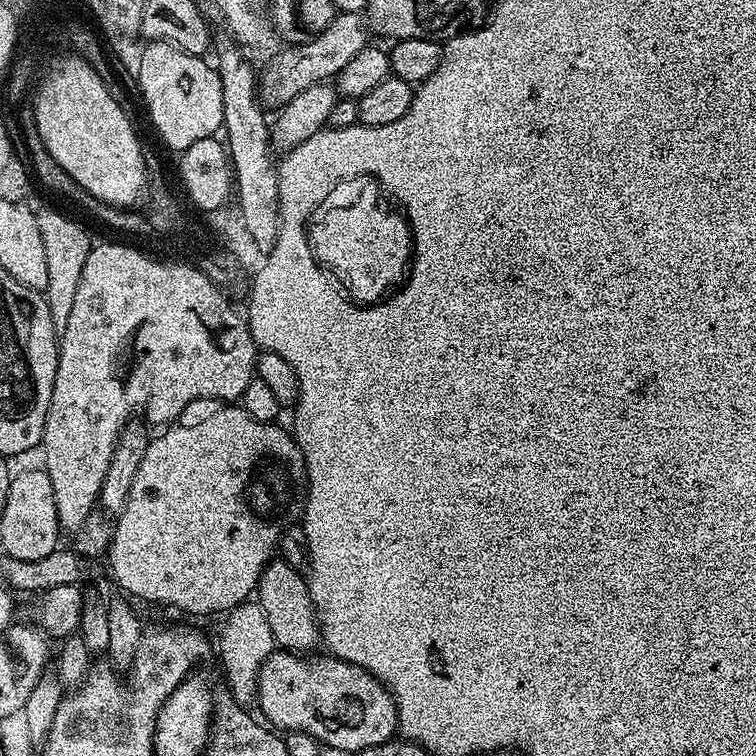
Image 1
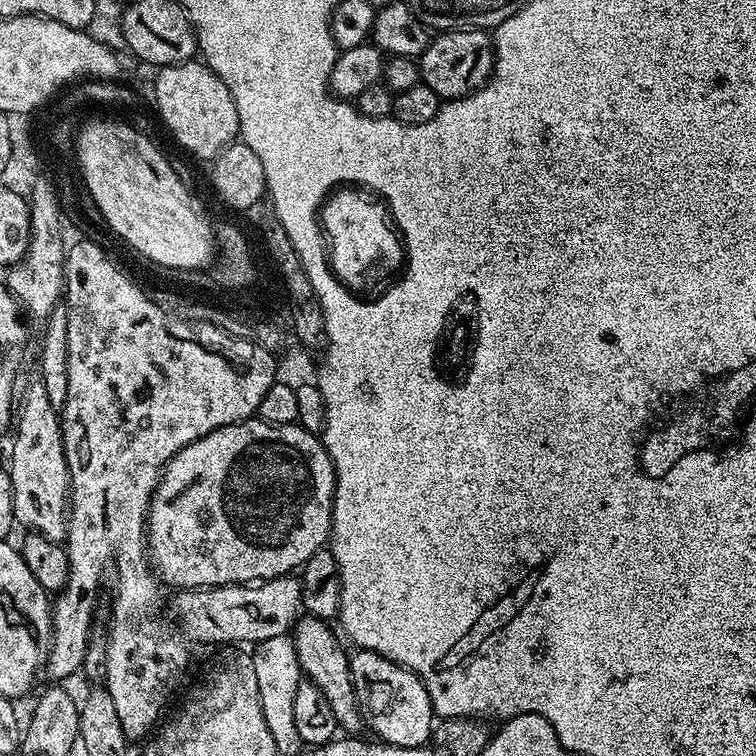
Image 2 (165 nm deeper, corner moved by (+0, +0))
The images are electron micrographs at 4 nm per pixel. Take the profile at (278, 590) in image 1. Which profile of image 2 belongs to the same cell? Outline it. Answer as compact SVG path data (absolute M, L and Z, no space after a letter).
M304 614L296 620L290 632L290 647L294 653L295 663L300 664L303 675L330 702L330 710L334 710L334 718L345 733L356 734L359 728L365 727L364 717L360 714L360 705L356 703L356 683L352 680L352 661L349 653L344 653L340 645L341 637L332 633L333 625L327 620L319 620Z

